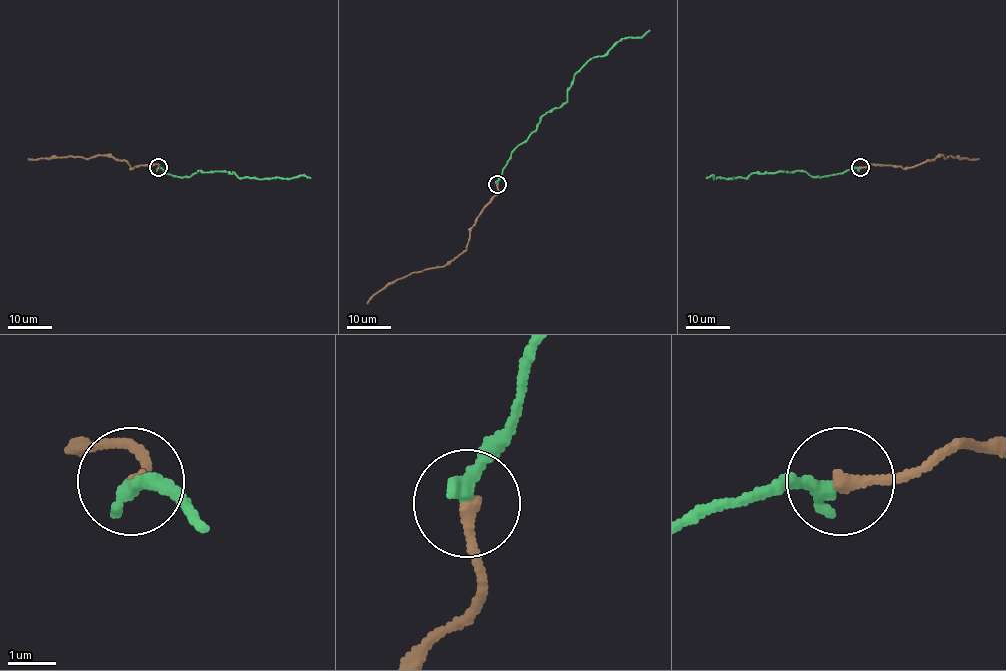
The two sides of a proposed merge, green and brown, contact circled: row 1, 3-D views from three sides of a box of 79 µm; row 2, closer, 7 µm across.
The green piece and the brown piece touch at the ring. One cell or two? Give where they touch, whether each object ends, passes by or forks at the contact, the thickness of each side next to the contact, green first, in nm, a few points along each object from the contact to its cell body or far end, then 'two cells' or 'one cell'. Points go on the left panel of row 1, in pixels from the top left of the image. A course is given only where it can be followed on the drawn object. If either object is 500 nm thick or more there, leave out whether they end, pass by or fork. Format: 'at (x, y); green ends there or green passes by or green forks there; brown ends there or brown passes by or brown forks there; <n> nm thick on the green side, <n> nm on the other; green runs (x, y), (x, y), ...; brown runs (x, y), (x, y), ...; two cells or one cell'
at (158, 167); green ends there; brown ends there; 320 nm thick on the green side, 280 nm on the other; green runs (157, 167), (166, 174), (190, 177), (201, 170), (235, 173), (241, 178), (311, 178); brown runs (157, 167), (156, 164), (132, 168), (123, 160), (102, 155), (27, 158); one cell

